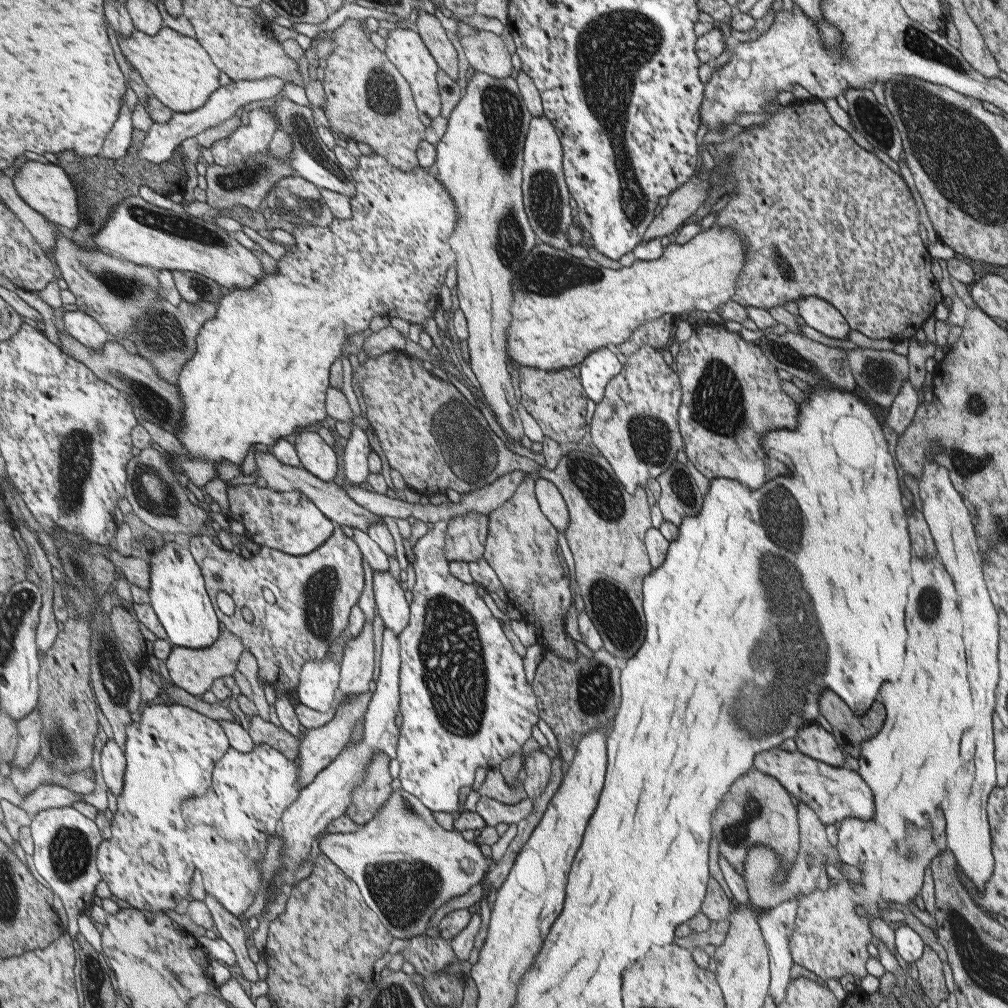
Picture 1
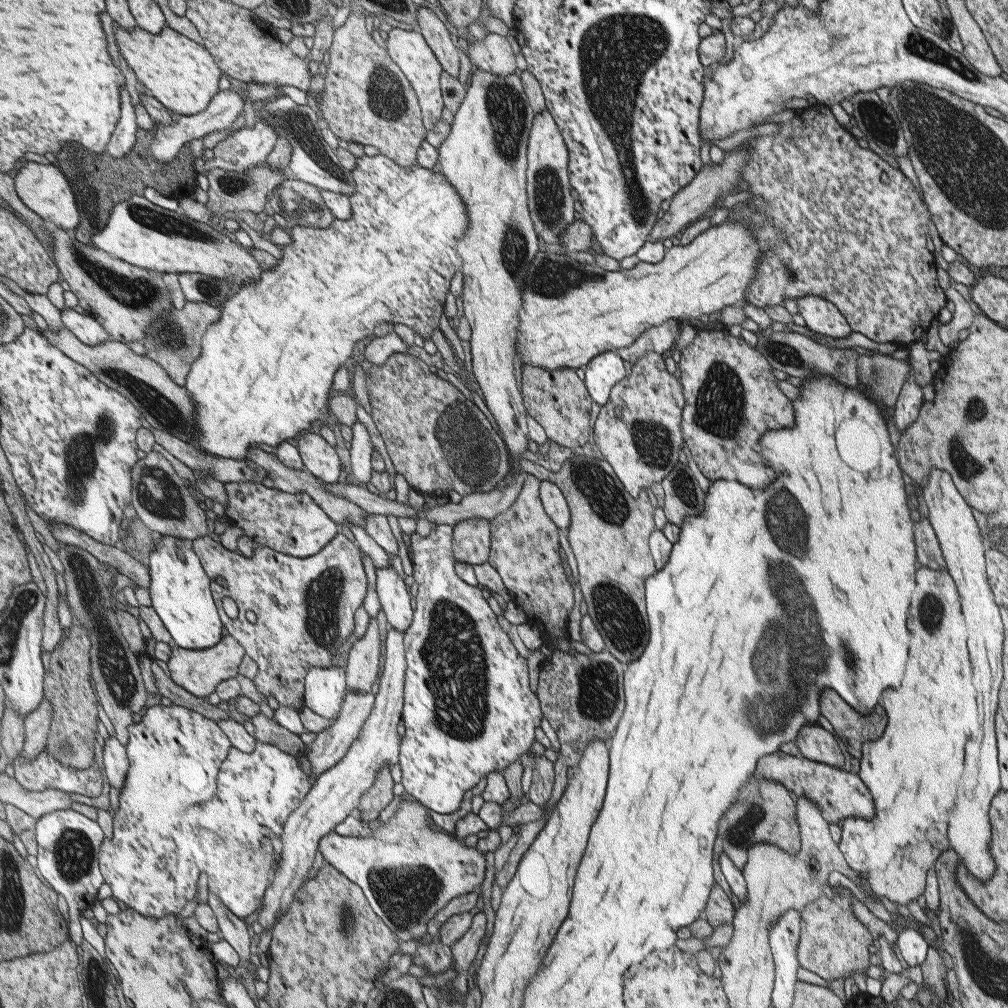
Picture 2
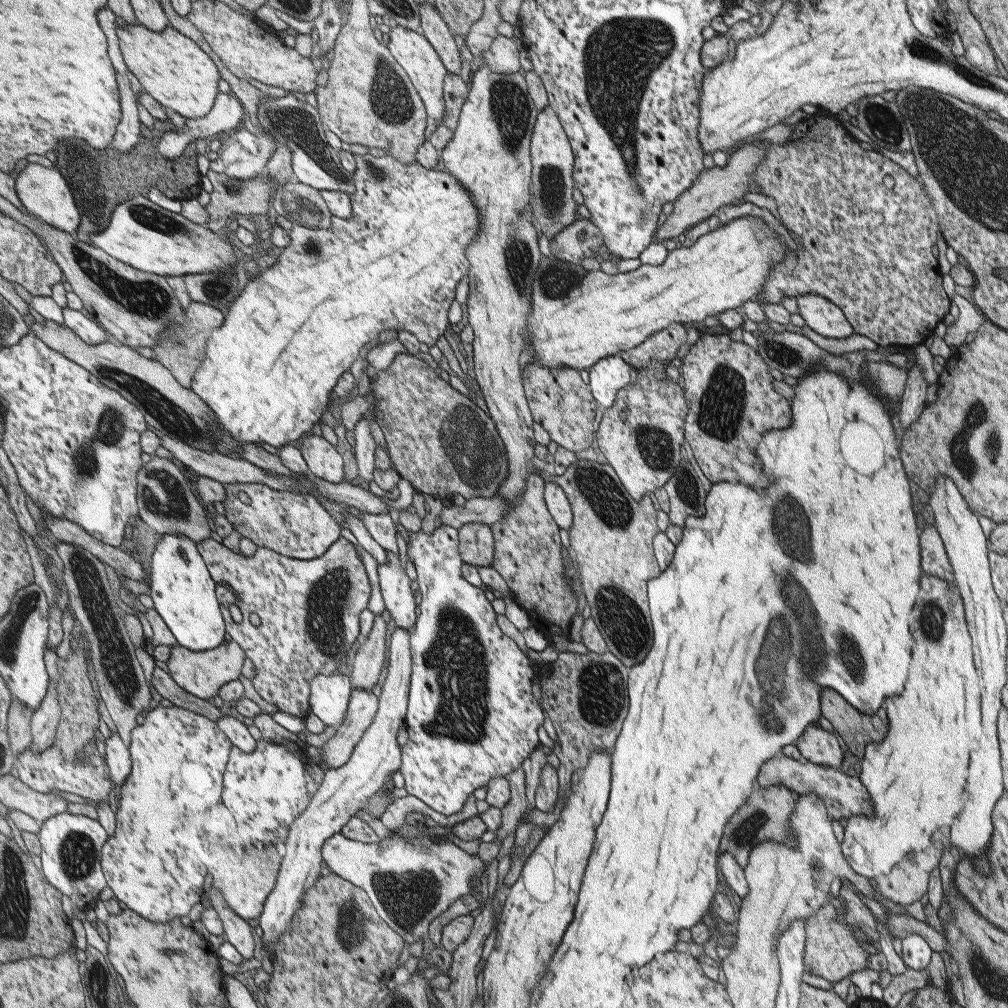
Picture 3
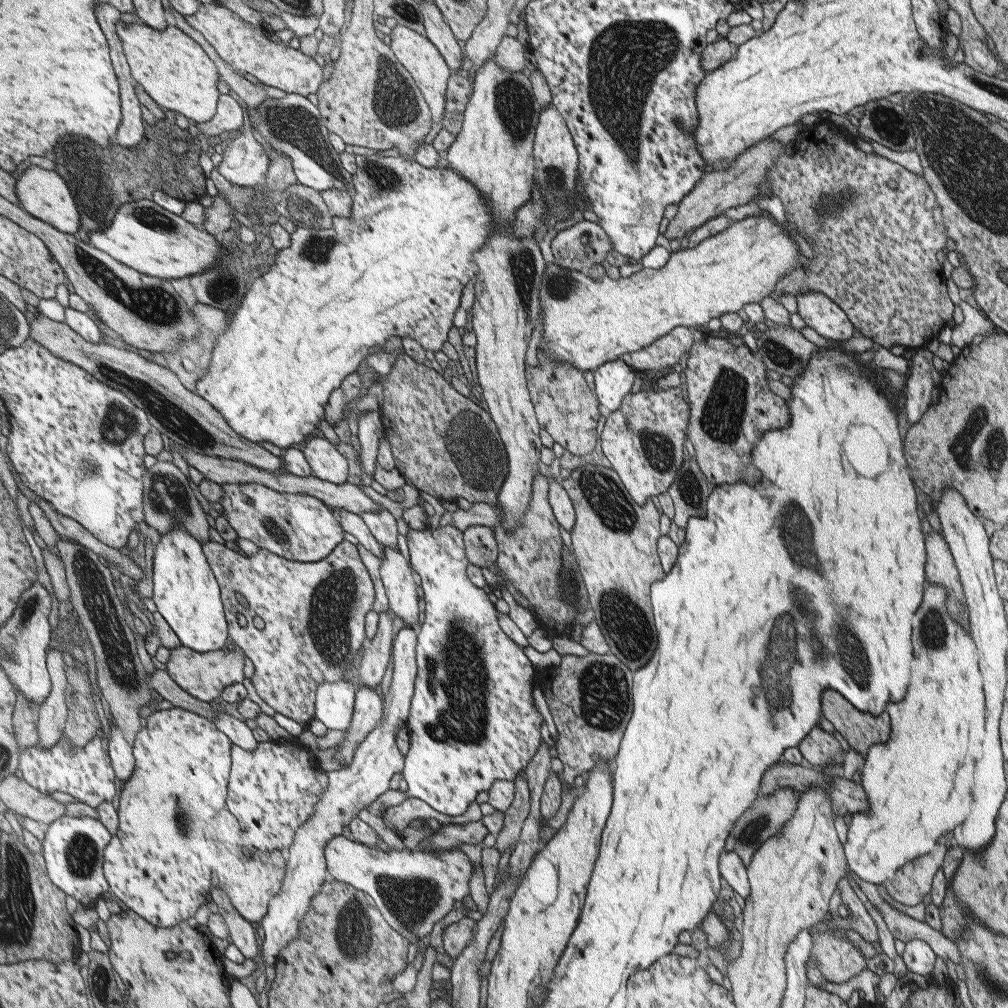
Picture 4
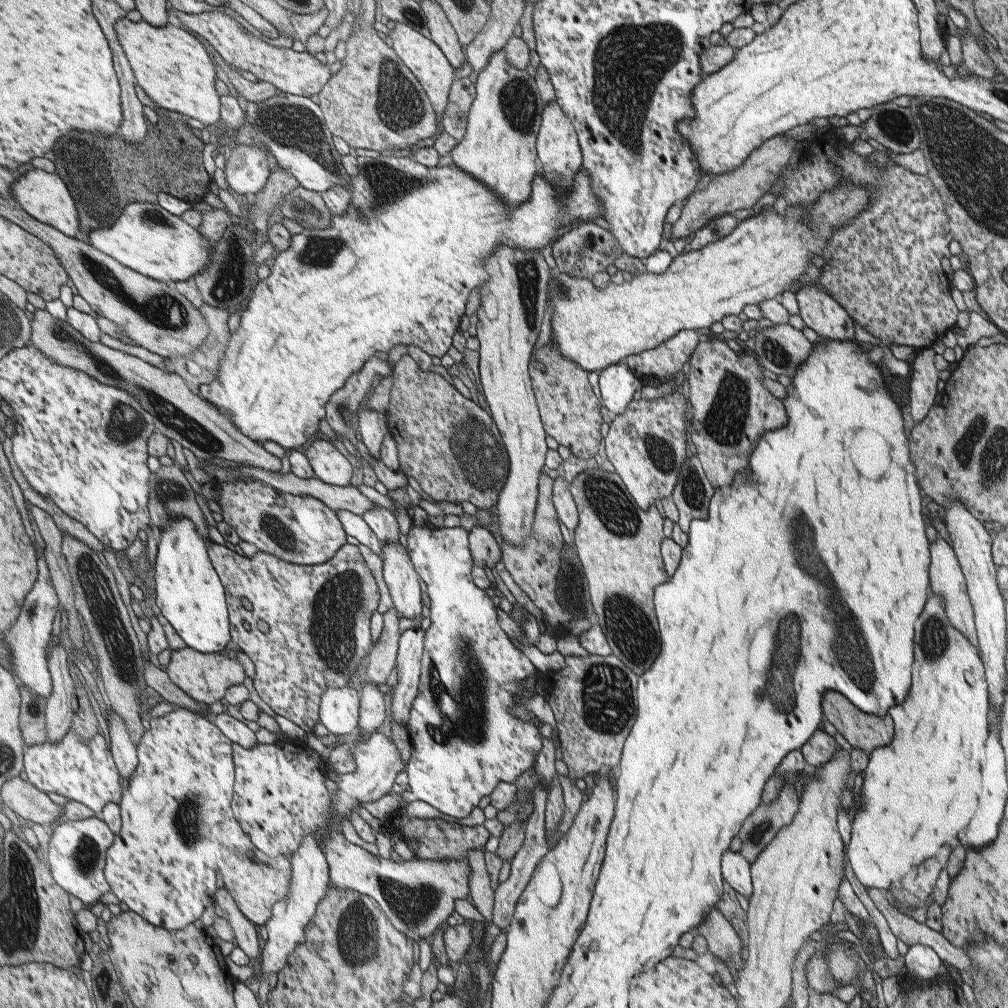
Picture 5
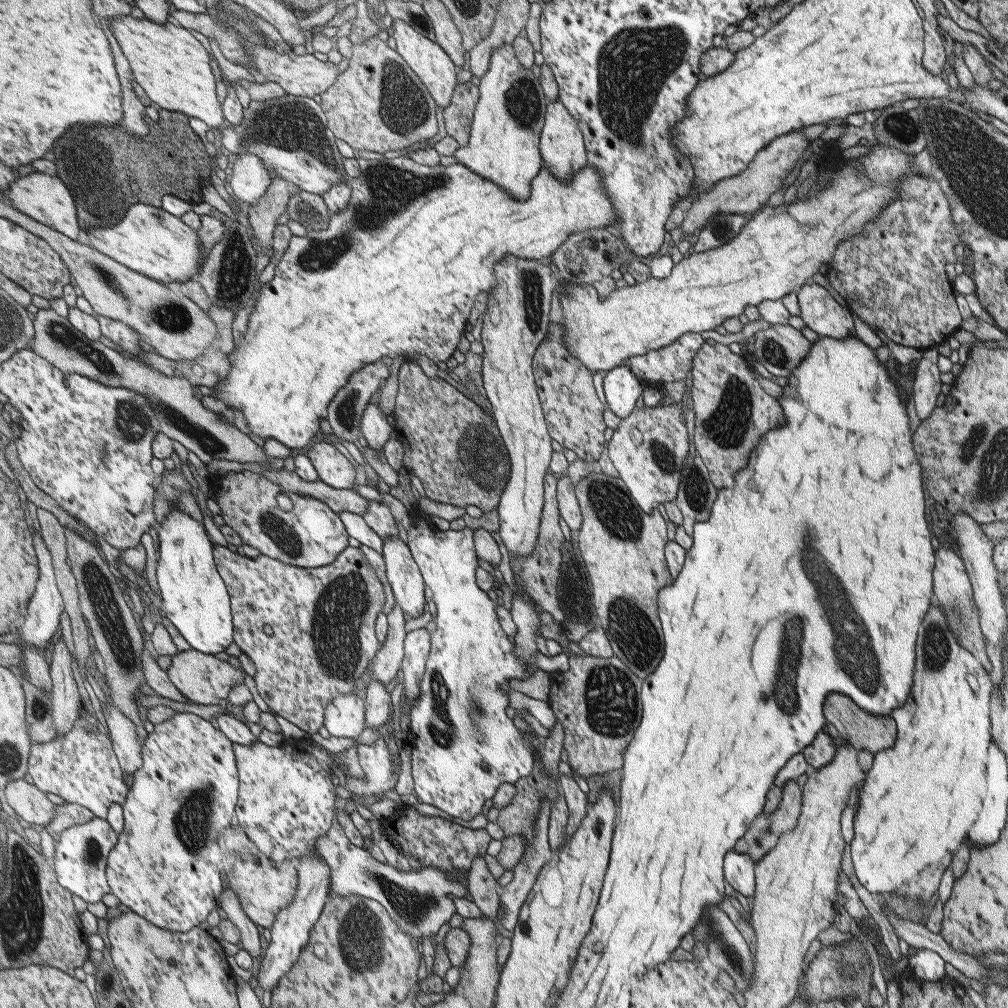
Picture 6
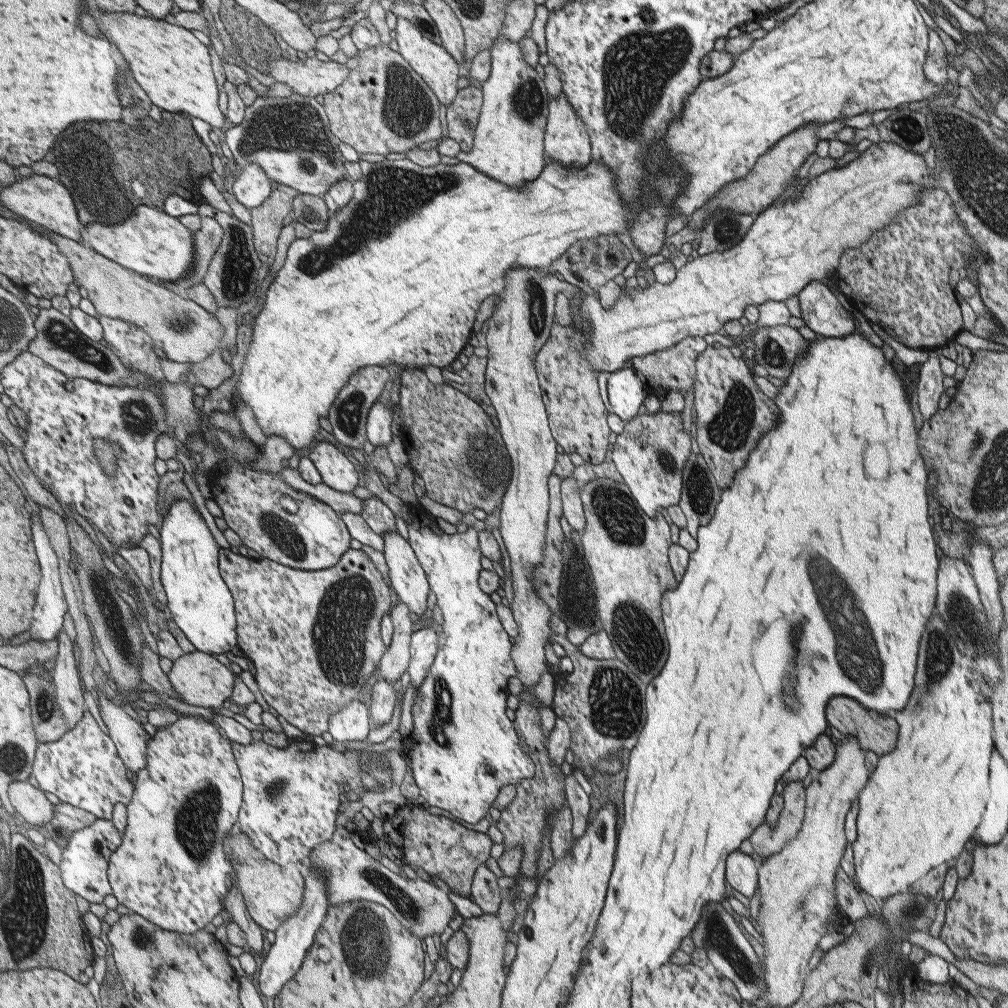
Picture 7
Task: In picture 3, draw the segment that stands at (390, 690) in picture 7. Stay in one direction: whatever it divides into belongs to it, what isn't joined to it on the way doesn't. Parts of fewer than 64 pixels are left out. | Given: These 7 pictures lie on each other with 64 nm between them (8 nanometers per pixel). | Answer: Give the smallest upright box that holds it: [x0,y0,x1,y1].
[323,689,379,770]

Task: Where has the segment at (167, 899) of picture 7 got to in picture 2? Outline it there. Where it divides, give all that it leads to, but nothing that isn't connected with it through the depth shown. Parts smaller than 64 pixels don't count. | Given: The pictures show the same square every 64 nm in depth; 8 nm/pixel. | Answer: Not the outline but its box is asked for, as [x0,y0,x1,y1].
[101,705,233,919]

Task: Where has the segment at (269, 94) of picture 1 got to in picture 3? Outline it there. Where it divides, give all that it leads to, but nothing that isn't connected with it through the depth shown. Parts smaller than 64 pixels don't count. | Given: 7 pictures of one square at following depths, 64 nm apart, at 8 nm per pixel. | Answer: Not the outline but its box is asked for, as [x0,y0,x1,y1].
[159,93,247,160]

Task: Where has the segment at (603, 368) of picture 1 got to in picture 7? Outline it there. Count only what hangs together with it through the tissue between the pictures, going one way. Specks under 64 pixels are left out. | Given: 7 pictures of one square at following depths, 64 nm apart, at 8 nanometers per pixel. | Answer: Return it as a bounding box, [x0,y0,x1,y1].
[608,368,649,422]

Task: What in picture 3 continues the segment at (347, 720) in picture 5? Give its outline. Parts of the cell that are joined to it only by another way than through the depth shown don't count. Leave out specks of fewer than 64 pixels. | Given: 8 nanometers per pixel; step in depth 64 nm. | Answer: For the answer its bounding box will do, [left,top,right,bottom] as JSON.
[312,672,354,728]

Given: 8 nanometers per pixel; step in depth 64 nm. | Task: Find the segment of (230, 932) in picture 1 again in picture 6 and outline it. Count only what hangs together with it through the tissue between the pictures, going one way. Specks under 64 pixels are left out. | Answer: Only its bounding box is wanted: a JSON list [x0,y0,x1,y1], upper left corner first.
[220,890,265,956]

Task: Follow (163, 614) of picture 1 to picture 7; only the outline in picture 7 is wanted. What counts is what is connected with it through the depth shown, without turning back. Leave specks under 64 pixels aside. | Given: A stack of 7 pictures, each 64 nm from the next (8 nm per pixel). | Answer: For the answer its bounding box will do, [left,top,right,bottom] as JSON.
[161,499,239,654]

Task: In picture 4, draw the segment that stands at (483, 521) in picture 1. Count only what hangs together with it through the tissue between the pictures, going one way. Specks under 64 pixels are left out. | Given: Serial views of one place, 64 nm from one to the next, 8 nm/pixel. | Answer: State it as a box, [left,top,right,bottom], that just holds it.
[463,525,498,569]

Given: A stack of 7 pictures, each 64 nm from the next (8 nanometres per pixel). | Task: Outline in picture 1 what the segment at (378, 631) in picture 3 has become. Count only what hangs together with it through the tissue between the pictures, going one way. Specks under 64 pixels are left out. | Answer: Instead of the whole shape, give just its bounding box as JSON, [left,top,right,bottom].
[296,621,376,729]

